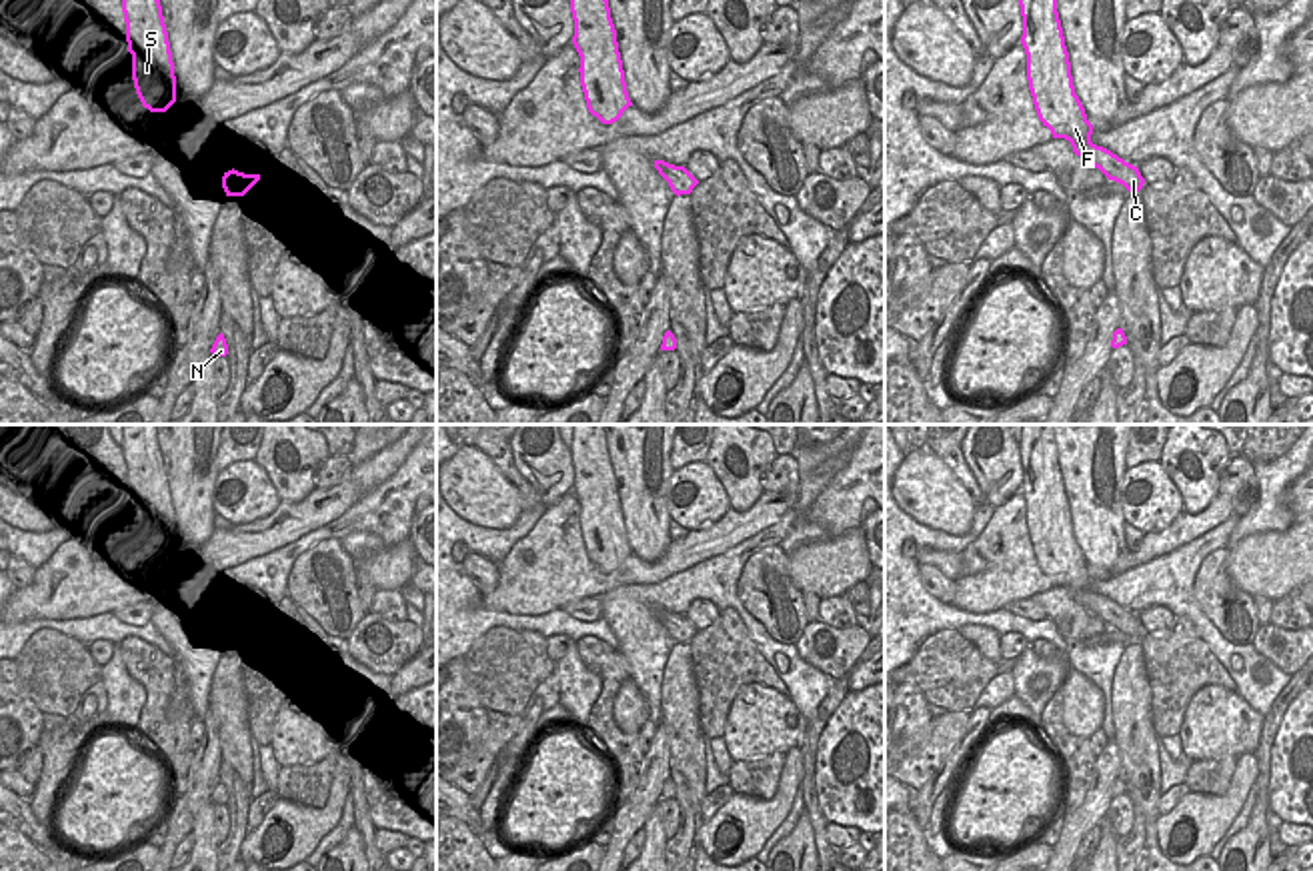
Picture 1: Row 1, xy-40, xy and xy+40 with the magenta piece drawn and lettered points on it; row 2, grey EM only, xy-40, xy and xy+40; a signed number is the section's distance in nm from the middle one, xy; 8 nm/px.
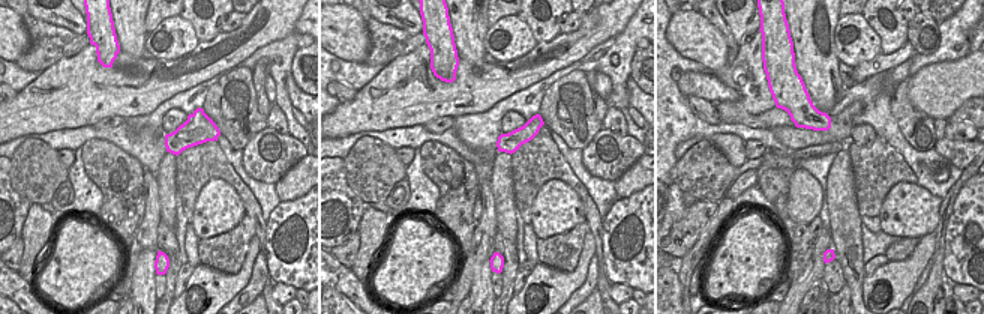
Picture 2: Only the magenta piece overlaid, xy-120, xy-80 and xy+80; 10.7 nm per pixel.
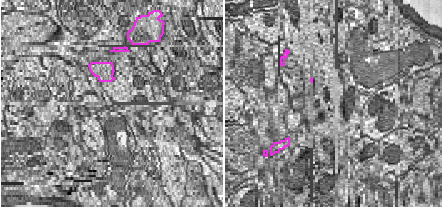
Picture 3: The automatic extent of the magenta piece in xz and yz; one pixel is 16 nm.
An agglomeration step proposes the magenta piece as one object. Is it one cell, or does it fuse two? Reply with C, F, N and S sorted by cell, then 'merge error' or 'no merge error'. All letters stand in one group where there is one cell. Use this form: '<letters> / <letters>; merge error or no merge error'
C F N S; no merge error

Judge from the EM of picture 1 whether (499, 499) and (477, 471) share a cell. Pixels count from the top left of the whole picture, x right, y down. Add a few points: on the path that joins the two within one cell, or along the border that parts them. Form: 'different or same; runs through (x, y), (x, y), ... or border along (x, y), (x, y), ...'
same; runs through (493, 493), (477, 477)

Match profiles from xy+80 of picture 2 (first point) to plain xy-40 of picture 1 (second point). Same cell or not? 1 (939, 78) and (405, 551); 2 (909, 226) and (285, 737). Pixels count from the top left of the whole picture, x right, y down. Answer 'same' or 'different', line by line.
1: same
2: same

